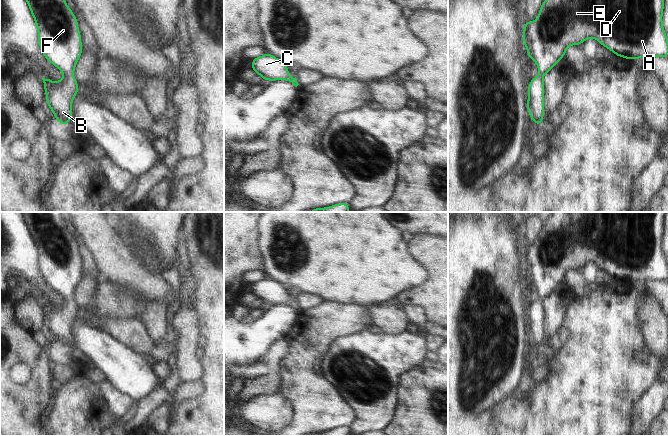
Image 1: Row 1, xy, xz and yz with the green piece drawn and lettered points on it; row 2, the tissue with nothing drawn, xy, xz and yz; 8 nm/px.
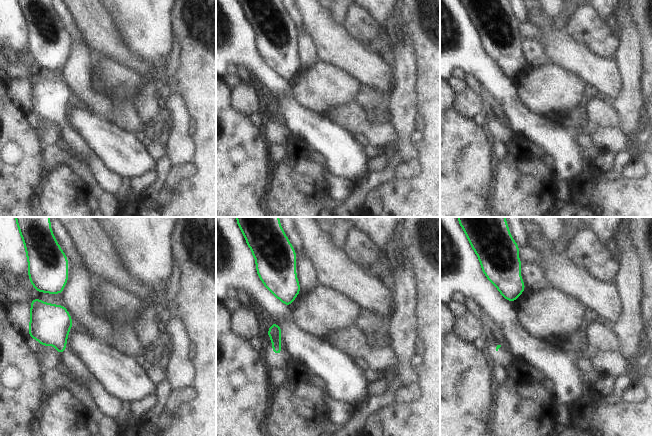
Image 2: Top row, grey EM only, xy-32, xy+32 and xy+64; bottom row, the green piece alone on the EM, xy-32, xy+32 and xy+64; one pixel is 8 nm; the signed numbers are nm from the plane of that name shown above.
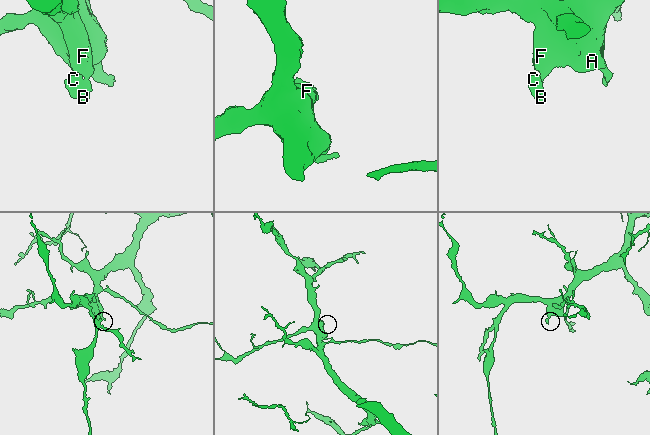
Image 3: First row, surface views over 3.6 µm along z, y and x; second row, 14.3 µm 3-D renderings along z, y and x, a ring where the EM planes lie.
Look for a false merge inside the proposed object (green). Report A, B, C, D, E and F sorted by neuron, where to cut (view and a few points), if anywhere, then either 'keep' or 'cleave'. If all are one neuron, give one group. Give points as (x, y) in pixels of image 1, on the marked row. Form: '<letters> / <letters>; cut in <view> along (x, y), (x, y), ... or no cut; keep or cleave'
A B C D E F; no cut; keep

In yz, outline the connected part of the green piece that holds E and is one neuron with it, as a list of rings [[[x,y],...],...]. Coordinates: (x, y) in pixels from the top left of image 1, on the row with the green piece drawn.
[[[547,0],[542,2],[538,18],[534,22],[525,21],[523,31],[523,44],[526,45],[529,59],[534,60],[538,65],[539,76],[532,78],[528,87],[529,98],[527,99],[527,110],[530,114],[531,120],[538,126],[542,125],[544,115],[544,81],[543,76],[547,74],[565,55],[566,49],[573,44],[579,46],[588,38],[596,38],[601,46],[605,46],[610,51],[614,52],[616,56],[626,59],[646,58],[648,56],[668,57],[668,37],[664,33],[662,24],[662,13],[664,9],[664,0]]]

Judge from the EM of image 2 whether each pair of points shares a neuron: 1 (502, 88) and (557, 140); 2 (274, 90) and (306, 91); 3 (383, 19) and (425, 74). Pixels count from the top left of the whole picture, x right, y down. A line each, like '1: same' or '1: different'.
1: same
2: different
3: different

